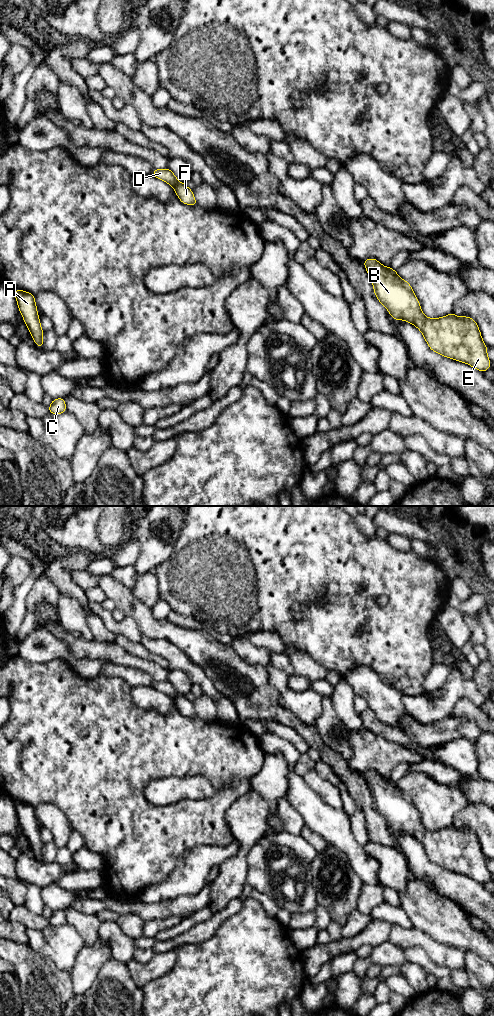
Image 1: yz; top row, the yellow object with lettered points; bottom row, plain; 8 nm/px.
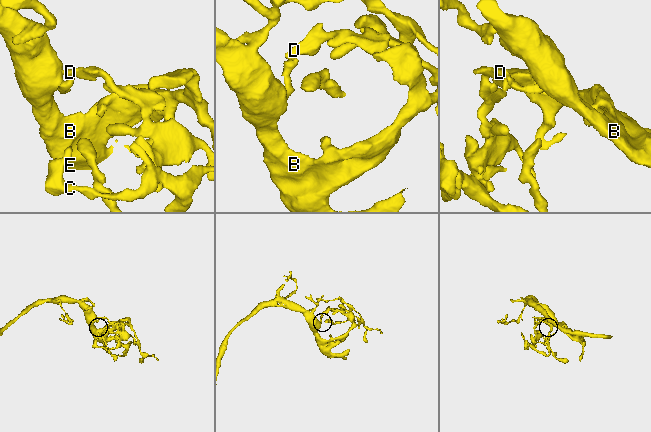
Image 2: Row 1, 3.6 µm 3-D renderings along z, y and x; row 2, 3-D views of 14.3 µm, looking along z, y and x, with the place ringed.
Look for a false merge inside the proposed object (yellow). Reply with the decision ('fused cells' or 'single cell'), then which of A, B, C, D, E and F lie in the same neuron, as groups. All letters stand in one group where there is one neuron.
fused cells; groups A B C E F / D

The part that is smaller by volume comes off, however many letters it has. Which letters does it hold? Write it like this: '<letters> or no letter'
D

